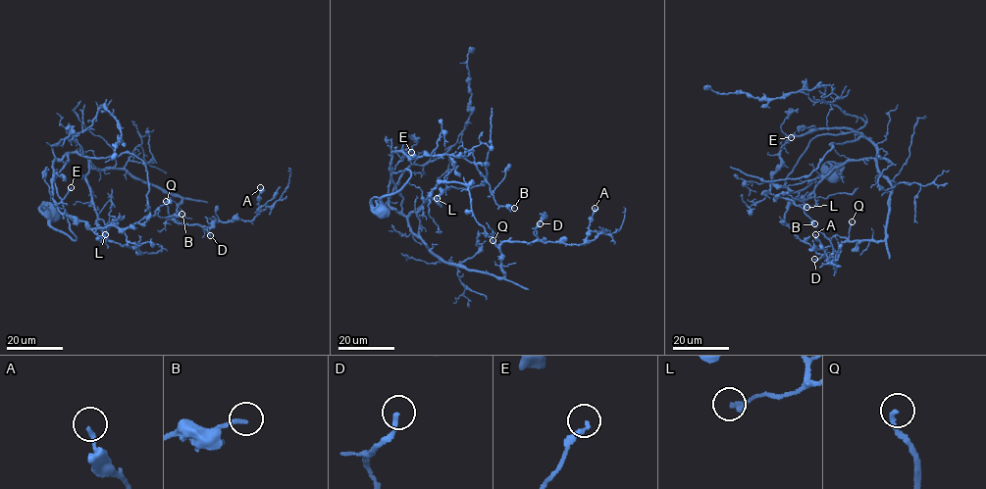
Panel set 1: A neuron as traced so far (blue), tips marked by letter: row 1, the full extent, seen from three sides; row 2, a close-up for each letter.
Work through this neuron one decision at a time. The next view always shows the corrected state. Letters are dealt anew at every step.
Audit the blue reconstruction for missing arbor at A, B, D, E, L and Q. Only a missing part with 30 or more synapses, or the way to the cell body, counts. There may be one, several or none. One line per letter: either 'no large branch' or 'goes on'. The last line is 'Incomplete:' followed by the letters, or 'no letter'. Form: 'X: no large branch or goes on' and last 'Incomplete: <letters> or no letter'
A: no large branch
B: no large branch
D: no large branch
E: no large branch
L: no large branch
Q: no large branch
Incomplete: no letter

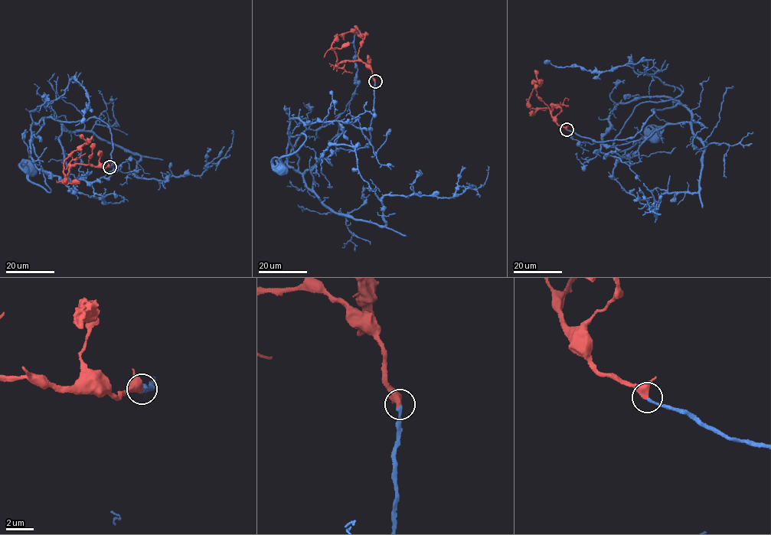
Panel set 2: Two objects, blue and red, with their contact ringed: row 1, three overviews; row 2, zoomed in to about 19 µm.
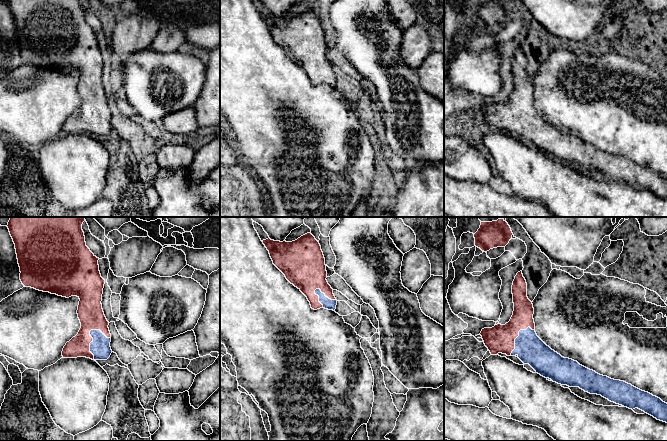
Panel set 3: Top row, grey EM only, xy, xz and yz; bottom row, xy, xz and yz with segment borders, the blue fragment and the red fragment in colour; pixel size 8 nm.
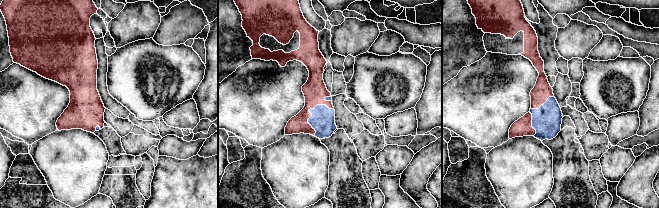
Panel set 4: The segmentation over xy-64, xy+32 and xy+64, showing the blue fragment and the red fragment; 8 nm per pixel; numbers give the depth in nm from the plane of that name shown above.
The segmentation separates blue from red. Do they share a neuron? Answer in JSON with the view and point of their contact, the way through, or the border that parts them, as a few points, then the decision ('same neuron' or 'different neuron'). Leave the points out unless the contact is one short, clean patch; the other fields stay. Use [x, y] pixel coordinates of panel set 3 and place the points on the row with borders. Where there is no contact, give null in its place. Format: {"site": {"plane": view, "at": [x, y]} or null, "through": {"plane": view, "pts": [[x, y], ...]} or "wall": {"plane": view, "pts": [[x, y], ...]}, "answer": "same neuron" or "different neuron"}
{"site": {"plane": "xy", "at": [93, 341]}, "answer": "same neuron"}

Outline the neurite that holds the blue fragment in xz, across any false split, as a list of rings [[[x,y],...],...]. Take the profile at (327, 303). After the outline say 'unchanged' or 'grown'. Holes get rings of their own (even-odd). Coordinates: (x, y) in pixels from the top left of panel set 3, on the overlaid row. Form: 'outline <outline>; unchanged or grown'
outline [[[311,233],[292,242],[270,238],[262,242],[273,264],[307,297],[312,309],[335,311],[337,300],[326,280],[325,258],[319,242]]]; grown

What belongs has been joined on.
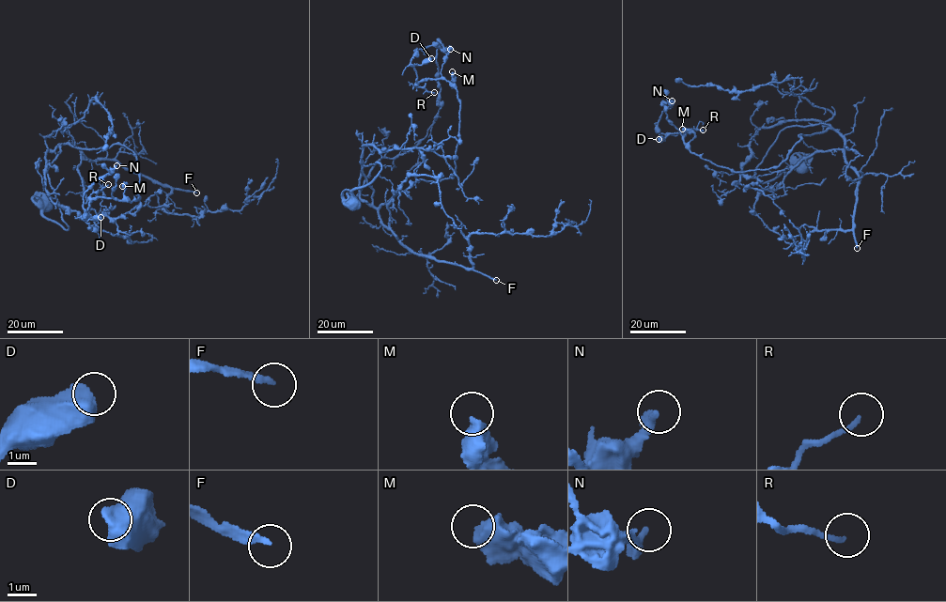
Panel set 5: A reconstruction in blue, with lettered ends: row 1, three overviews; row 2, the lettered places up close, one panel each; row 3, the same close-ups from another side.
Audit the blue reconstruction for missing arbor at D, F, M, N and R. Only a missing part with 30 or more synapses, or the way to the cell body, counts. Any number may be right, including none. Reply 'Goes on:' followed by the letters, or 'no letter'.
Goes on: F

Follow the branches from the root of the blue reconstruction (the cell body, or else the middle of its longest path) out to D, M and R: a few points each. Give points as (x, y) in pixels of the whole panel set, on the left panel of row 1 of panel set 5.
D: (44, 207), (68, 228), (47, 175), (60, 144), (123, 145), (139, 198), (95, 197), (85, 215), (100, 217)
M: (44, 207), (45, 217), (68, 228), (47, 175), (60, 144), (125, 145), (138, 163), (137, 201), (122, 186)
R: (44, 207), (45, 217), (68, 228), (47, 175), (60, 144), (131, 150), (139, 199), (89, 196), (108, 184)

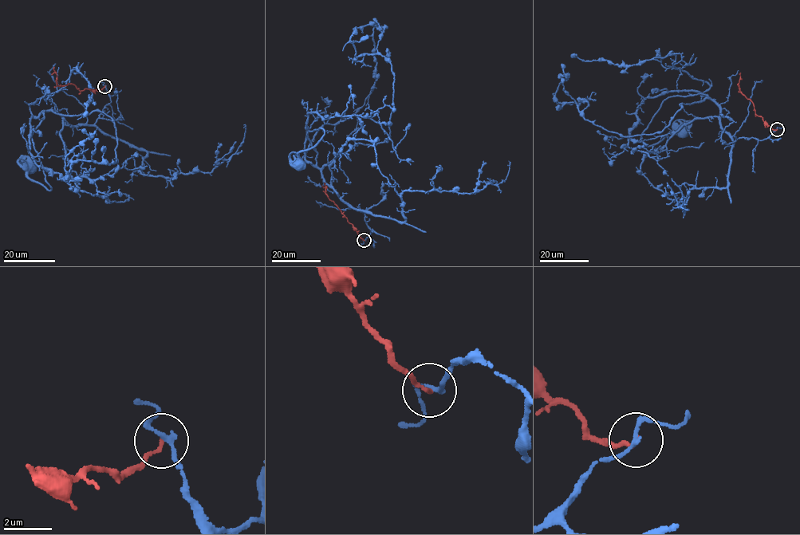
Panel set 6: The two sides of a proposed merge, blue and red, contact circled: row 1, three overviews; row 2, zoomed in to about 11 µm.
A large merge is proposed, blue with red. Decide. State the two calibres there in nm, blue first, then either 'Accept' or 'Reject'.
Thickness 170 nm (blue) against 160 nm. Reject

